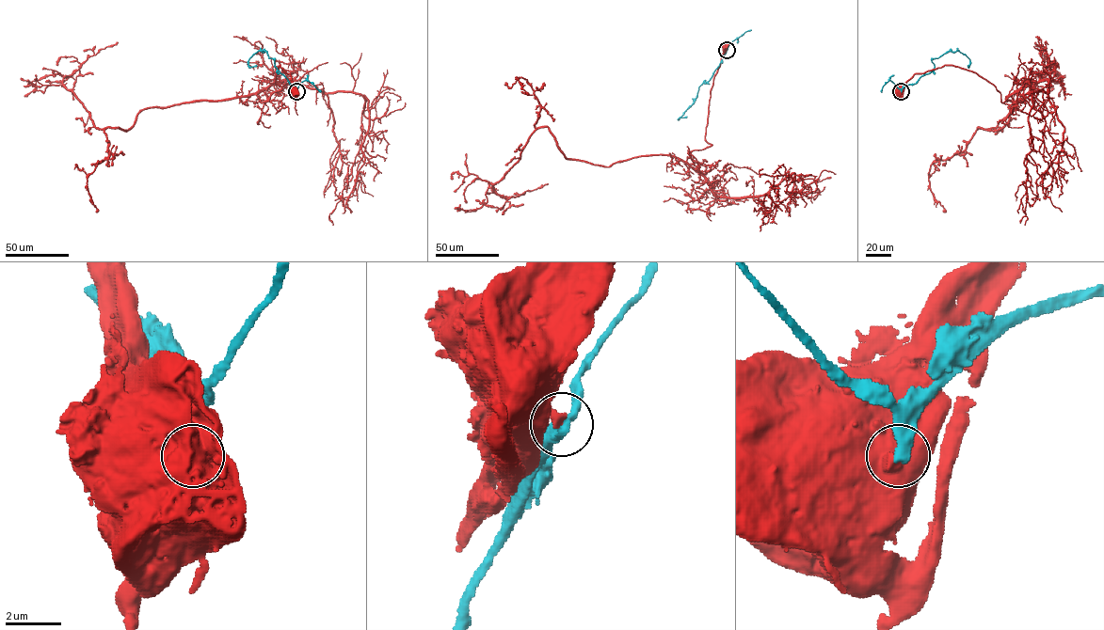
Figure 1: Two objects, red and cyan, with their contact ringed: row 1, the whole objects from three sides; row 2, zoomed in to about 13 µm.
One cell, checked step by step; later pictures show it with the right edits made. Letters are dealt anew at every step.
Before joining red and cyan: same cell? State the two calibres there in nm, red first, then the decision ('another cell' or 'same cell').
440 nm thick on the red side, 440 nm on the other; another cell

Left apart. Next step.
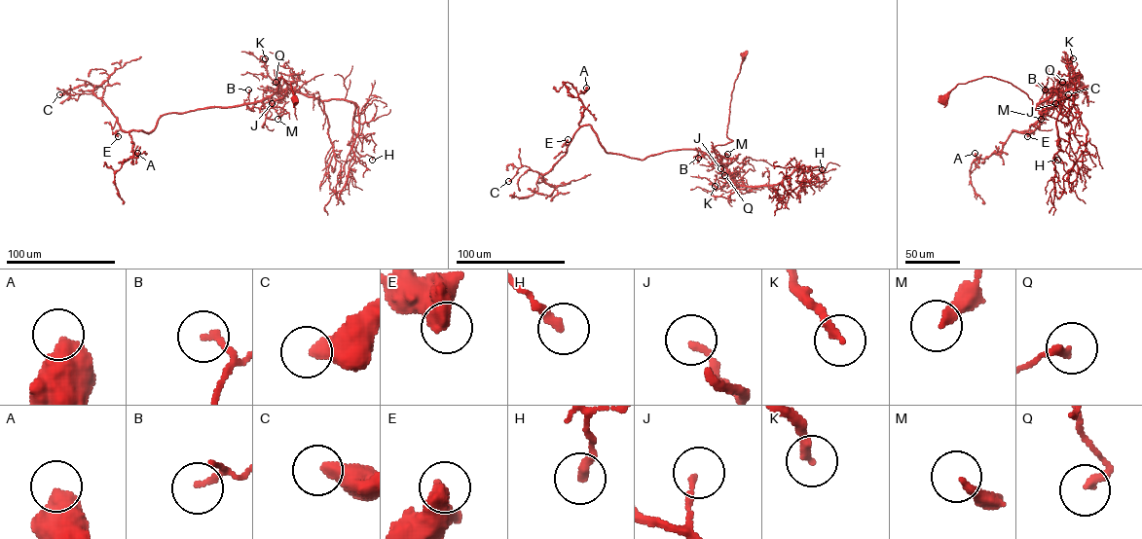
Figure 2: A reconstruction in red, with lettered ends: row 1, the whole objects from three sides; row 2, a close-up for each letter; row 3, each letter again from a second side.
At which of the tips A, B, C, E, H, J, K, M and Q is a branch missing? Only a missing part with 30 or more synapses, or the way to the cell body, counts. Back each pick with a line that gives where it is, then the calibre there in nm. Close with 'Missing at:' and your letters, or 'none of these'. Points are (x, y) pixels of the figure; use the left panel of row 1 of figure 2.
Missing at: none of these

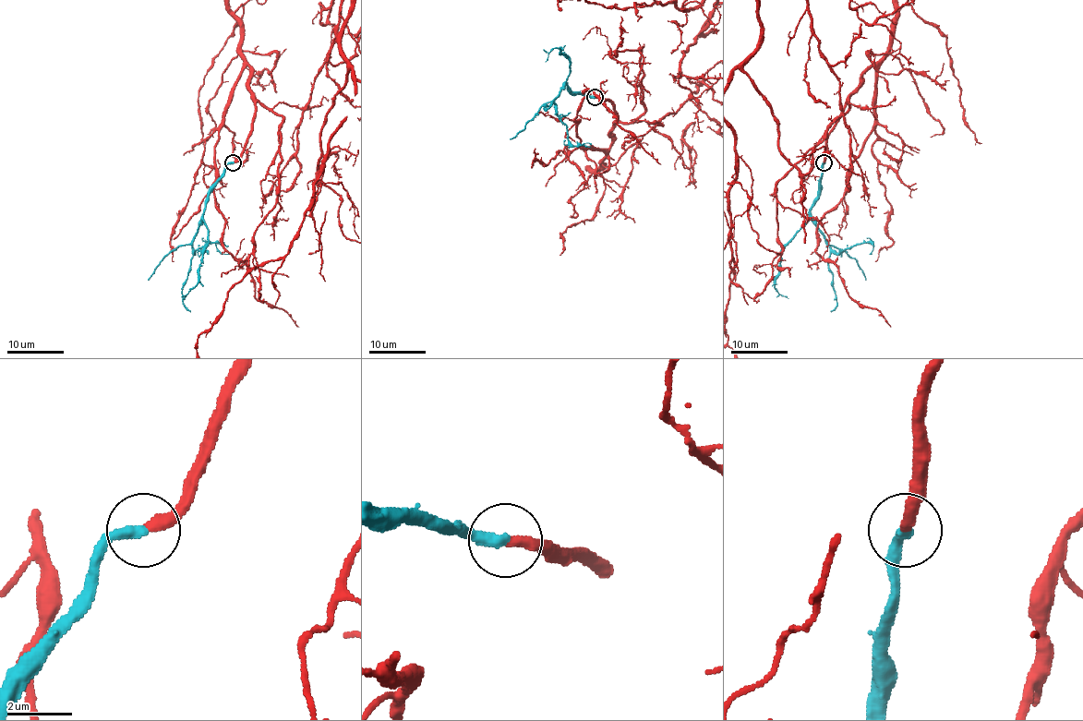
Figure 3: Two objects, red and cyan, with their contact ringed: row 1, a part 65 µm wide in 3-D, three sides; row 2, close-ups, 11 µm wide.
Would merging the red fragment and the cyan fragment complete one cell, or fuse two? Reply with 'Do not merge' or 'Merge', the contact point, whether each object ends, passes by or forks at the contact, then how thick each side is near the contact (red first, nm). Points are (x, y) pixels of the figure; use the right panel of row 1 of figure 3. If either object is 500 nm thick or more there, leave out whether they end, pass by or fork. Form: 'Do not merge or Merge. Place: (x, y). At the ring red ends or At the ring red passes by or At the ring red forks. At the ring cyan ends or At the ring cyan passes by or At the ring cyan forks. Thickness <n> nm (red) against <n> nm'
Merge. Place: (824, 162). At the ring red ends. At the ring cyan ends. Thickness 320 nm (red) against 360 nm

